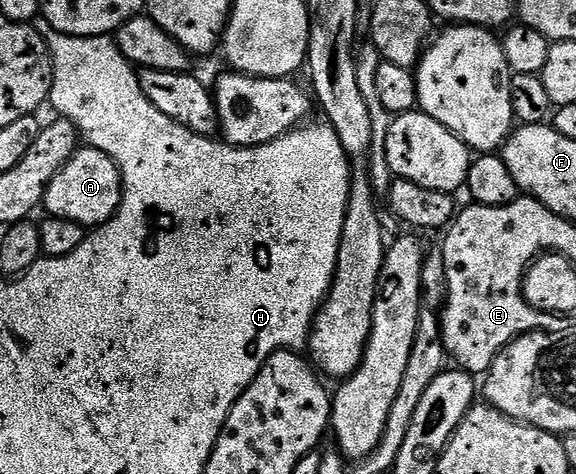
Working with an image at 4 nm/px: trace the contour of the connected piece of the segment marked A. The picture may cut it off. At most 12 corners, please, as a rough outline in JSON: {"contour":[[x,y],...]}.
{"contour":[[81,147],[44,191],[43,211],[99,226],[124,181],[105,152]]}

